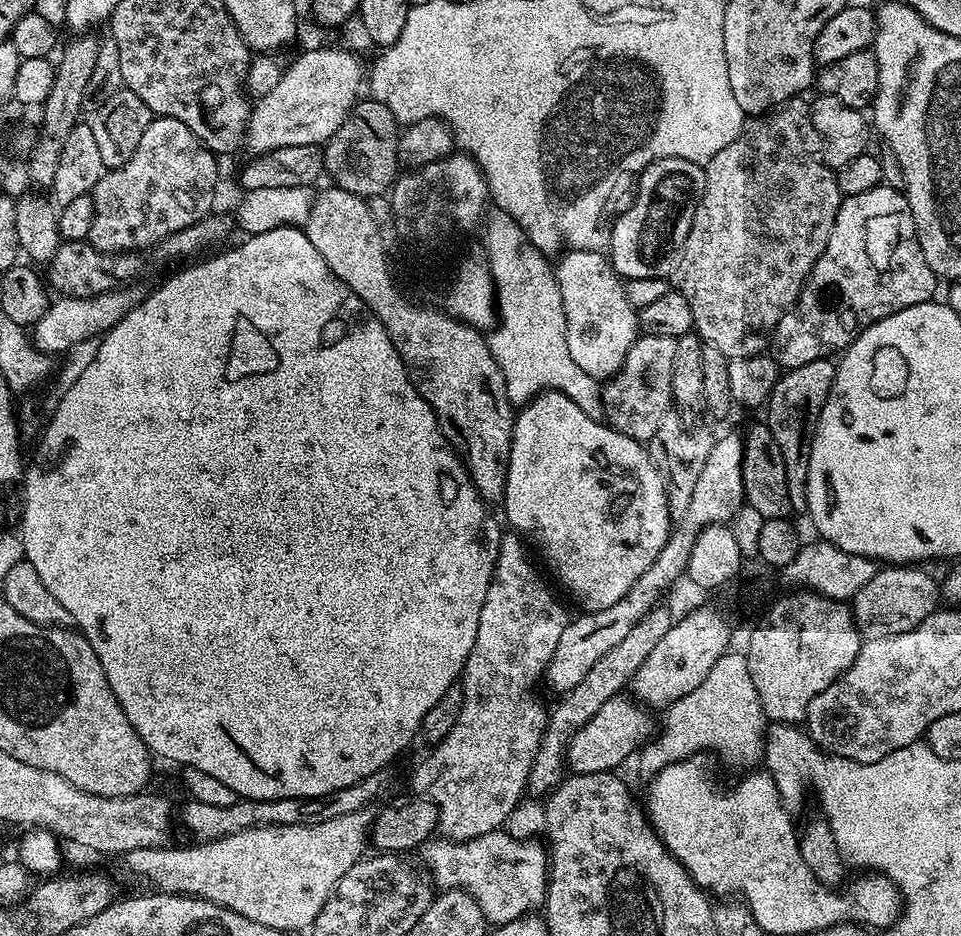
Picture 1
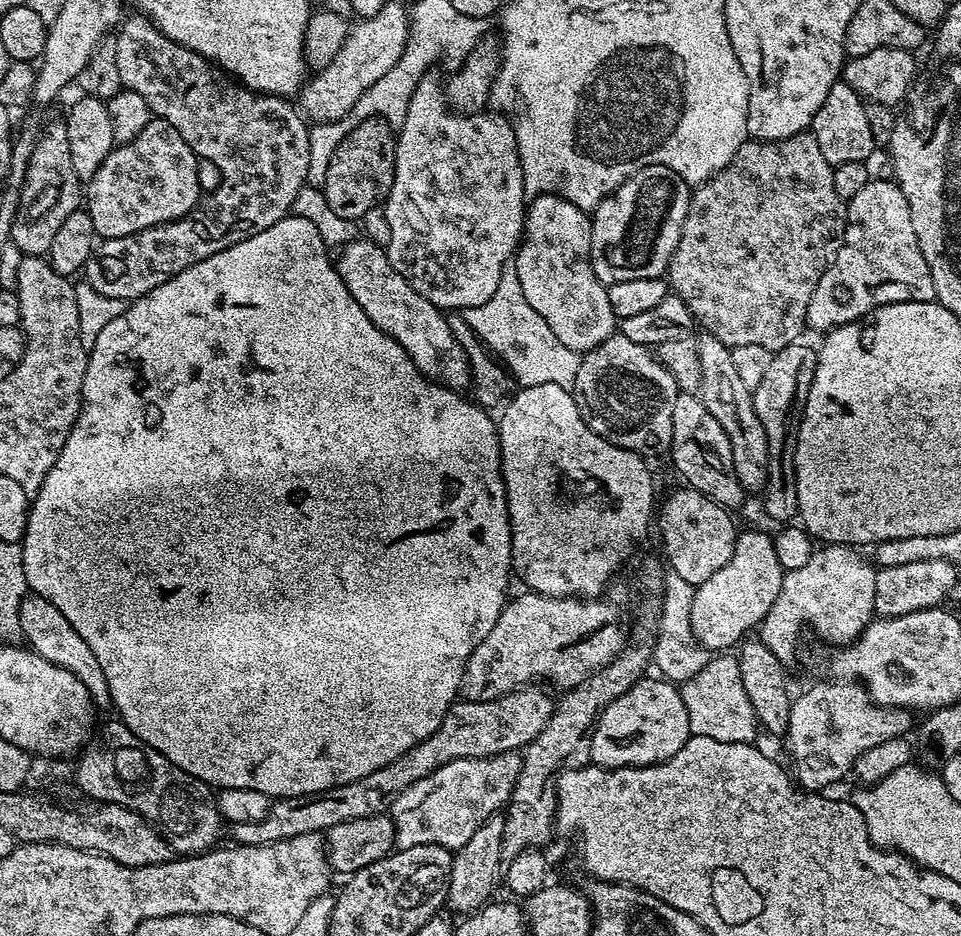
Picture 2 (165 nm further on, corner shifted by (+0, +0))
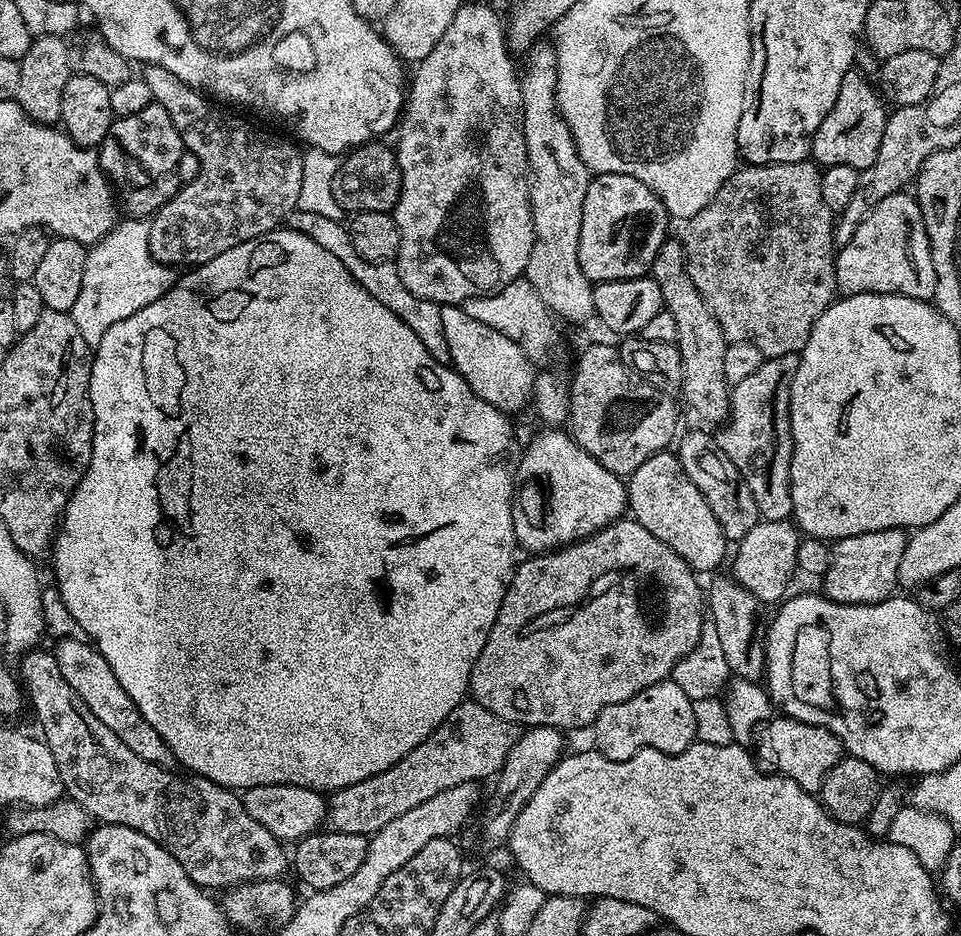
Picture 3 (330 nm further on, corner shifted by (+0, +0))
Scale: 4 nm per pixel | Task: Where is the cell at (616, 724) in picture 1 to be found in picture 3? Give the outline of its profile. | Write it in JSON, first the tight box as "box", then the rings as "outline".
{"box":[590,678,696,760],"outline":[[[669,678],[654,686],[646,686],[646,690],[638,690],[638,694],[634,694],[634,698],[626,698],[626,702],[606,706],[606,710],[602,710],[590,725],[590,733],[596,739],[595,751],[611,760],[625,760],[647,748],[670,754],[686,750],[696,740],[692,701]]]}

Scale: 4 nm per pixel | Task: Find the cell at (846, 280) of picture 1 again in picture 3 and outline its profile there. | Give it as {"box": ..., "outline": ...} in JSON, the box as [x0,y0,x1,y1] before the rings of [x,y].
{"box":[834,191,936,301],"outline":[[[907,191],[882,198],[854,230],[850,242],[837,251],[834,263],[836,286],[844,296],[892,292],[895,296],[935,301],[936,275],[930,238],[915,195]]]}

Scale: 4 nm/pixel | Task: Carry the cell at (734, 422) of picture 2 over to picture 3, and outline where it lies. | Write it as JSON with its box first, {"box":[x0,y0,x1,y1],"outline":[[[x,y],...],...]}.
{"box":[650,239,732,425],"outline":[[[679,239],[665,240],[652,263],[650,275],[658,282],[665,311],[674,314],[677,323],[678,338],[675,344],[682,356],[682,397],[706,423],[723,425],[728,419],[728,407],[732,404],[730,386],[723,373],[723,355],[728,341],[690,279],[689,271],[685,268],[684,245]]]}

